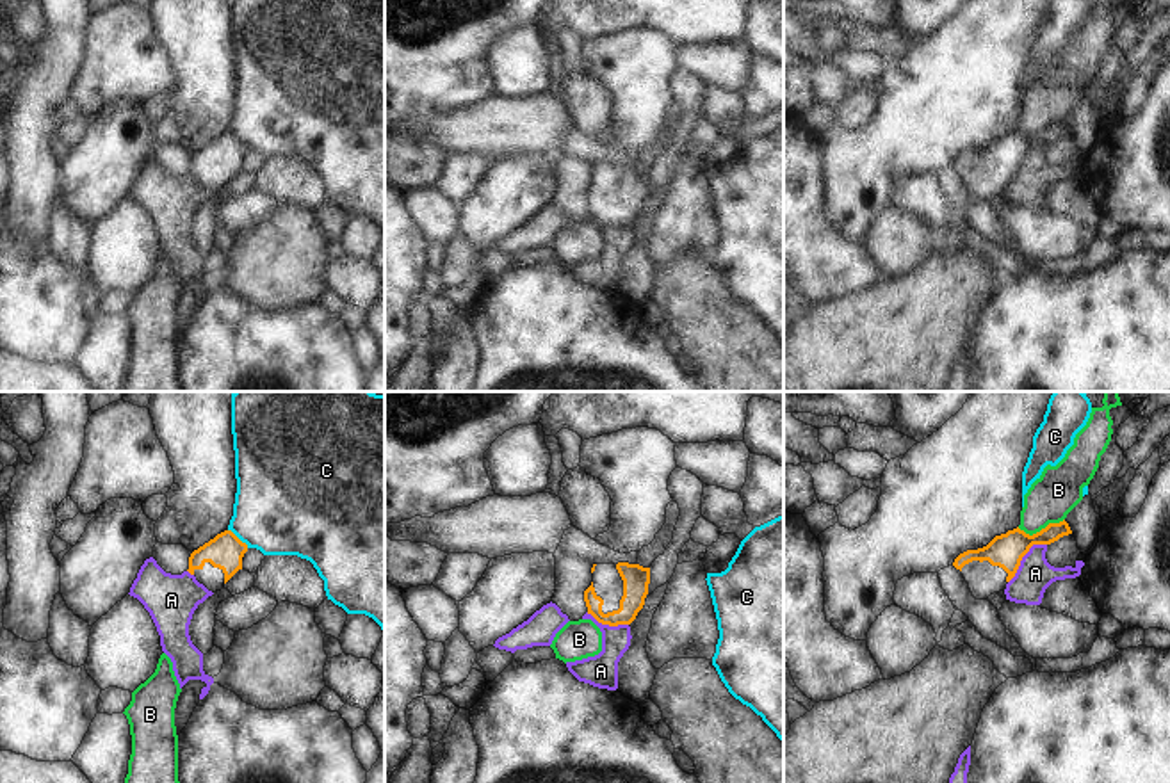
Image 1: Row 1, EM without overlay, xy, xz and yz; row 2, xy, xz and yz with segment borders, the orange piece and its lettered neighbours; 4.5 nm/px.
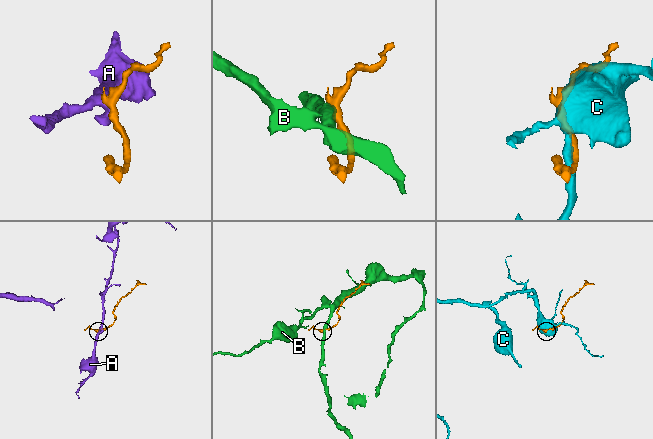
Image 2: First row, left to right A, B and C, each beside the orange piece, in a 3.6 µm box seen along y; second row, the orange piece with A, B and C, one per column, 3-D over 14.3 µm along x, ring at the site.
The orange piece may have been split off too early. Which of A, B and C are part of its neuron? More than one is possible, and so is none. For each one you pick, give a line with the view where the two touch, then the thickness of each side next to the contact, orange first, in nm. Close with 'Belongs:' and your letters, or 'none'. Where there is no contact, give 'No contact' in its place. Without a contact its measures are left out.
Belongs: none.

